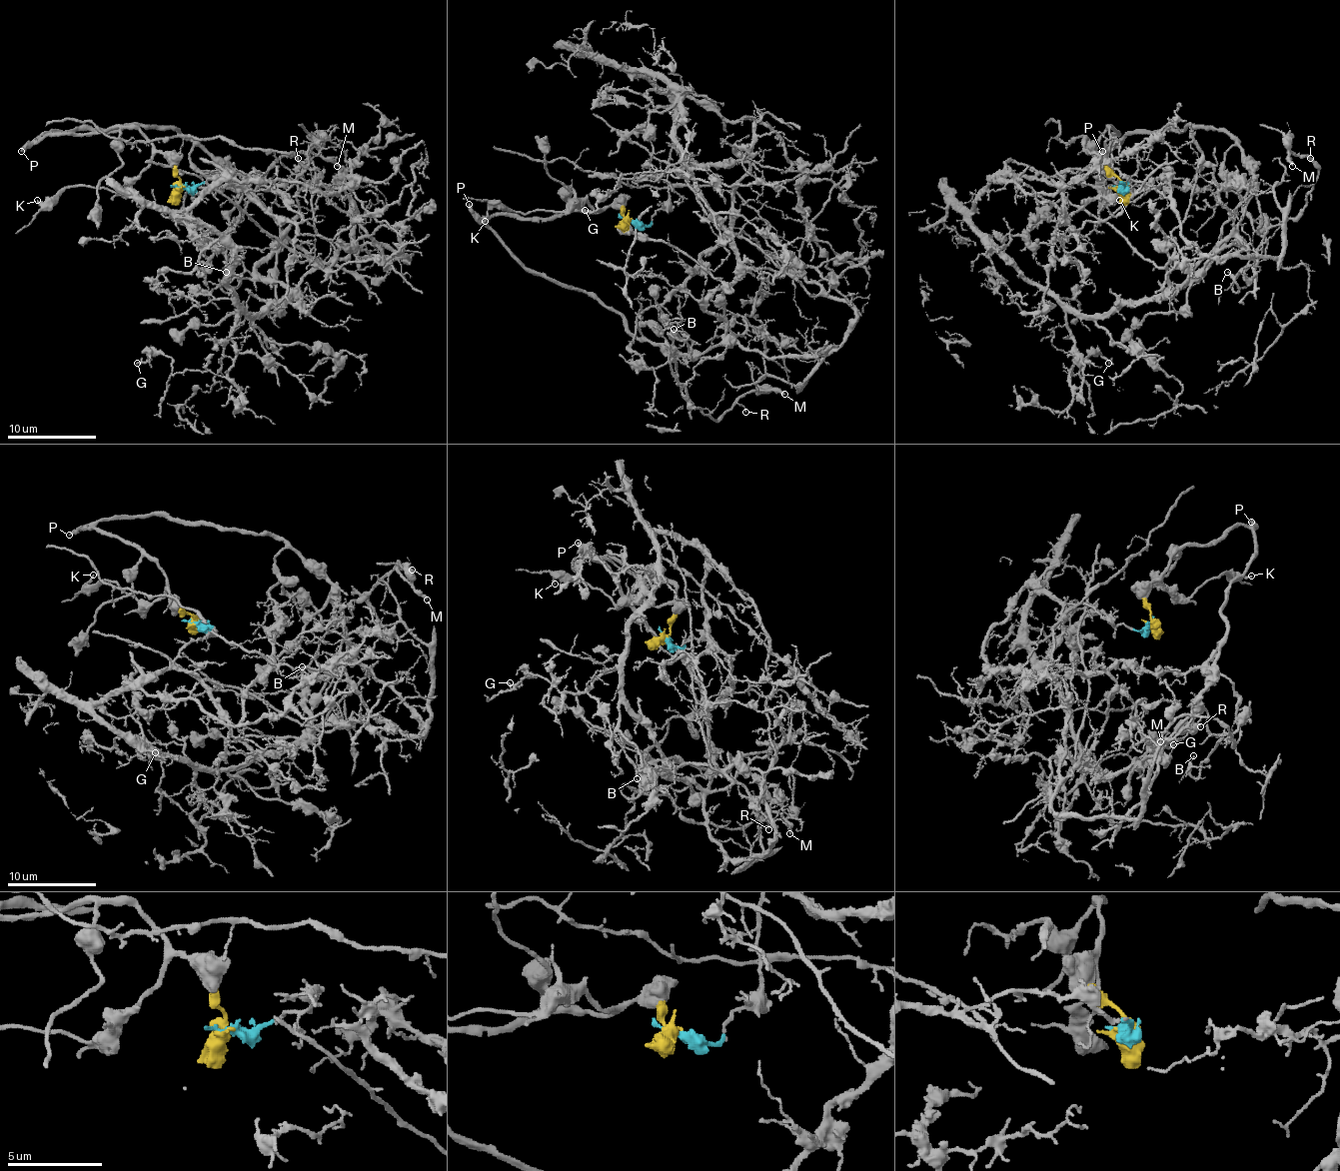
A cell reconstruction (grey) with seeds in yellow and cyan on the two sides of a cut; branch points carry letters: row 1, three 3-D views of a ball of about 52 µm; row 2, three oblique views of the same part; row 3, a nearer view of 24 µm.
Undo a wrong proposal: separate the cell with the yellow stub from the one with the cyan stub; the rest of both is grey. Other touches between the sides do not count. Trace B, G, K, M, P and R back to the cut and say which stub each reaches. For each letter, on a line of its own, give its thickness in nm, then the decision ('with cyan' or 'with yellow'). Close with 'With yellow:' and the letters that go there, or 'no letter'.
B: calibre 140 nm; with yellow
G: calibre 200 nm; with cyan
K: calibre 170 nm; with yellow
M: calibre 240 nm; with yellow
P: calibre 300 nm; with yellow
R: calibre 110 nm; with yellow
With yellow: B, K, M, P, R

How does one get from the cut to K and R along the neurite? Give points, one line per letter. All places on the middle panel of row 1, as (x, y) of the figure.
K: (627, 220), (605, 206), (571, 204), (565, 211), (516, 213), (492, 206), (485, 222)
R: (627, 220), (487, 226), (527, 268), (690, 355), (672, 362), (695, 408), (746, 413)

